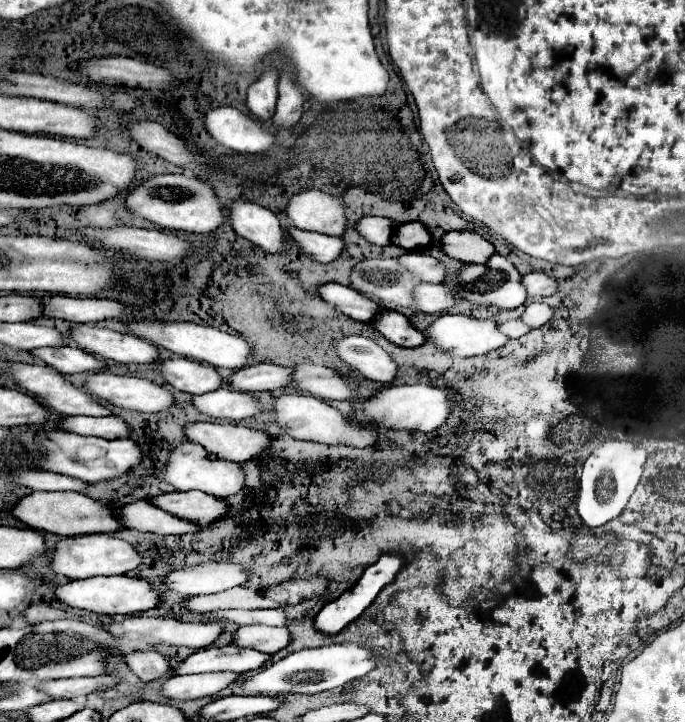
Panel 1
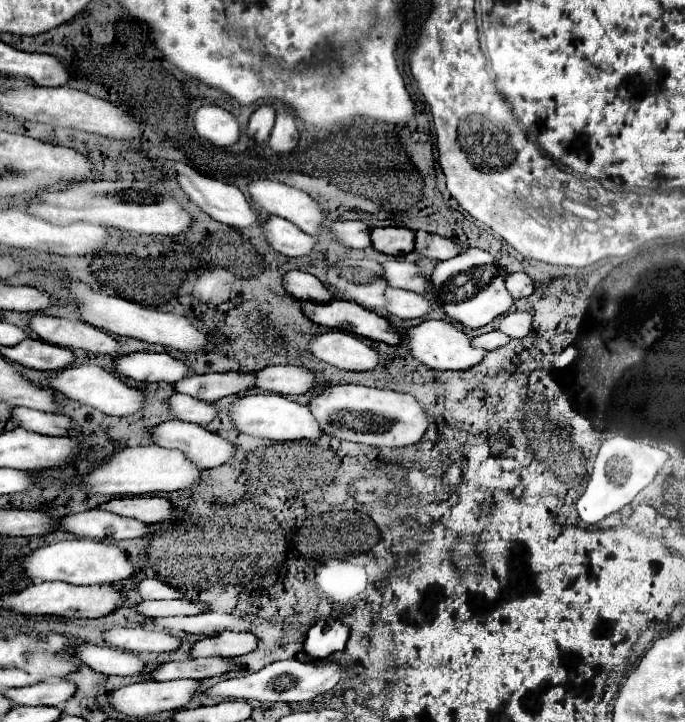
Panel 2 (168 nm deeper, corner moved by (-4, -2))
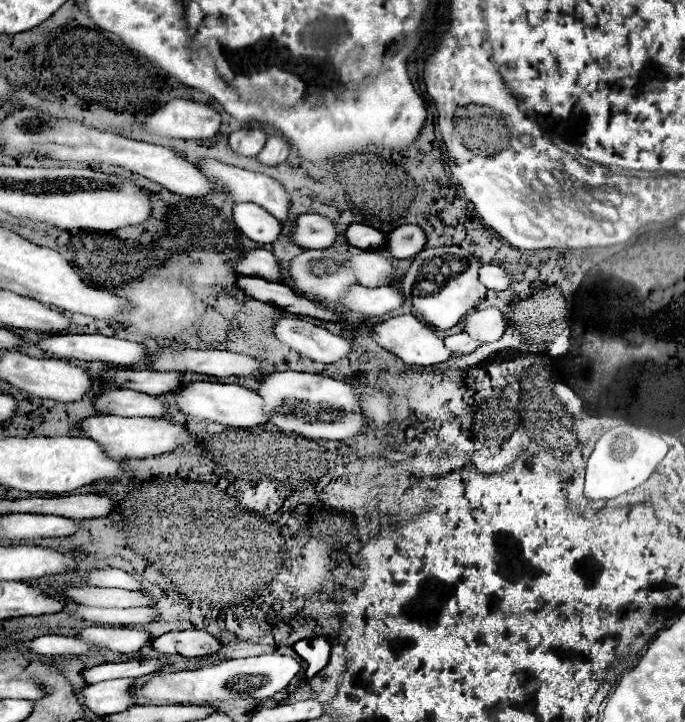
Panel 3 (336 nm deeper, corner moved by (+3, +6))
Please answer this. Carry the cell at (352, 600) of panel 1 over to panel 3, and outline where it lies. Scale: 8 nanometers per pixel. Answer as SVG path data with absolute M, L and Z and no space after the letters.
M324 637L316 639L302 639L294 645L294 651L306 661L306 673L304 679L310 681L320 669L326 667L330 657L330 643Z

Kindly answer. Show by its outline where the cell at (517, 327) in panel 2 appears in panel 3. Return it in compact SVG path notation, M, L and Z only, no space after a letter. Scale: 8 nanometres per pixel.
M494 307L484 309L484 311L476 311L472 309L466 317L464 317L464 331L478 339L480 343L490 343L490 341L498 341L502 337L502 333L506 331L506 319L502 317L502 313Z

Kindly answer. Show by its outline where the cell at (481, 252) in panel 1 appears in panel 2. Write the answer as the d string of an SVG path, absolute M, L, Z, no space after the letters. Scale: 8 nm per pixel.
M417 231L415 233L415 251L423 257L429 259L437 259L437 261L445 261L451 259L455 255L461 255L461 251L467 251L467 247L453 243L447 237L439 237L439 235L431 235L425 231Z

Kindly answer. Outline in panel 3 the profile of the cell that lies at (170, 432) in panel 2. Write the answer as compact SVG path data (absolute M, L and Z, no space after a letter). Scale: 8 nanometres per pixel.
M94 415L84 419L80 423L80 429L86 437L92 437L92 441L100 443L104 447L104 453L114 459L144 459L162 455L168 451L174 451L178 445L194 443L190 433L172 421L154 419L154 417L116 417L116 415Z

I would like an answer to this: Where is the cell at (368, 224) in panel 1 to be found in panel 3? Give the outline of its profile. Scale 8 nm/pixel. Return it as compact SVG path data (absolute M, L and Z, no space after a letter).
M298 215L292 229L292 241L302 249L326 249L336 241L336 227L322 215Z

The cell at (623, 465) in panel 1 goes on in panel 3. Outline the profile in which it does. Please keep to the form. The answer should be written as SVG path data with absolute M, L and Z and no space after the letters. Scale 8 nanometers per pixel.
M622 423L610 429L598 439L594 453L588 459L584 495L588 499L612 499L642 485L652 475L652 471L664 459L666 453L668 447L664 447L664 439L652 439L650 427Z

